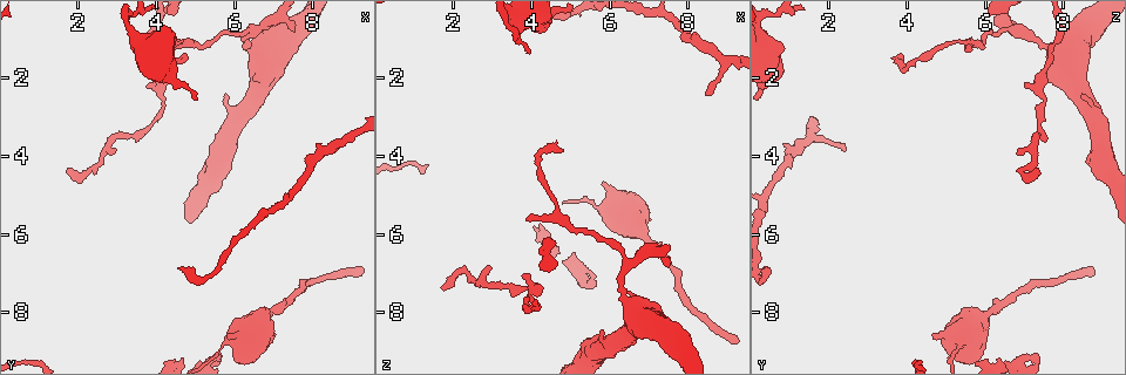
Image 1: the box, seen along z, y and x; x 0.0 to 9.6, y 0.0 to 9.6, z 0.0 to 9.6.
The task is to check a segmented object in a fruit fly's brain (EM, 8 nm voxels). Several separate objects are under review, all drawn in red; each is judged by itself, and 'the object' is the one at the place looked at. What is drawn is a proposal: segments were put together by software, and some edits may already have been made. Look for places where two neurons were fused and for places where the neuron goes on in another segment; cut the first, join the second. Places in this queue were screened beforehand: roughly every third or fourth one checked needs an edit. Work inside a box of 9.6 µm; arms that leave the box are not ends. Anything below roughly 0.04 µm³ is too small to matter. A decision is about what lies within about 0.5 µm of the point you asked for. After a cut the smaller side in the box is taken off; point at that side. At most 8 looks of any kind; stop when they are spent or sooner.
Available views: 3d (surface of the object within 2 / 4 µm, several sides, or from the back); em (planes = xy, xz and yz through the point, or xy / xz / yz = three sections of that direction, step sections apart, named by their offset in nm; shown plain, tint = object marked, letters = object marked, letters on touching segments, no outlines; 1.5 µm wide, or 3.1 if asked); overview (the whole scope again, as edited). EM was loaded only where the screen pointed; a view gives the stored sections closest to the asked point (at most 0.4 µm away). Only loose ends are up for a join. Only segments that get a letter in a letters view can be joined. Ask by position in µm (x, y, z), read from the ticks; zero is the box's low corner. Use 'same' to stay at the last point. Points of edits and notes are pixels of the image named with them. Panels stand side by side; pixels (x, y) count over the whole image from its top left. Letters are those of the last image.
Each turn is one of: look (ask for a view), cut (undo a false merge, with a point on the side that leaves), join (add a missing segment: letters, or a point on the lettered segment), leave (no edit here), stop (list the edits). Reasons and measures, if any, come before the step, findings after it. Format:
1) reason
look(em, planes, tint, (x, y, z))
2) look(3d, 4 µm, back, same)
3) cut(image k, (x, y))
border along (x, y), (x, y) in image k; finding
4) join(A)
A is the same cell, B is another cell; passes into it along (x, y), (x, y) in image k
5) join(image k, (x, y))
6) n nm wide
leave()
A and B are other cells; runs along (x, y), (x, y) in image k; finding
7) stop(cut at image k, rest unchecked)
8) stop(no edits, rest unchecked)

look(3d, 4 µm, (3.90, 1.25, 5.60))

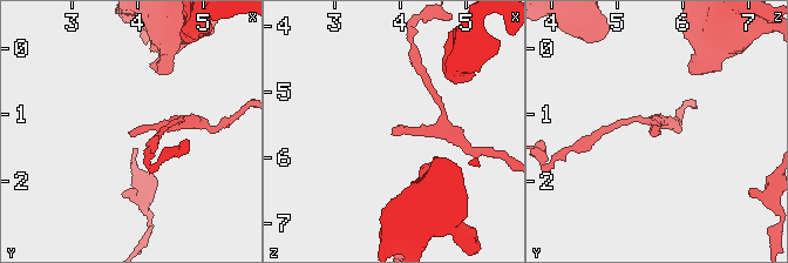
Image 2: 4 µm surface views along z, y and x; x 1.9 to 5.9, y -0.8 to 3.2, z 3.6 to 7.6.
now the EM
look(em, planes, letters, (3.90, 1.30, 5.65))

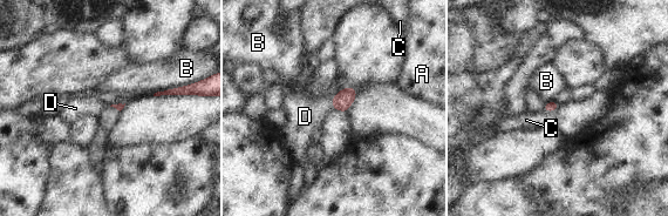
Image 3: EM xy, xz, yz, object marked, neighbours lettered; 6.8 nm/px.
join(D)
D is the same cell, A, B and C are other cells; passes into it along (342, 100), (333, 102), (305, 116) in image 3; the neuron continues

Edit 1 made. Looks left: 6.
thick turns thin
look(3d, 2 µm, (4.10, 2.60, 7.55))

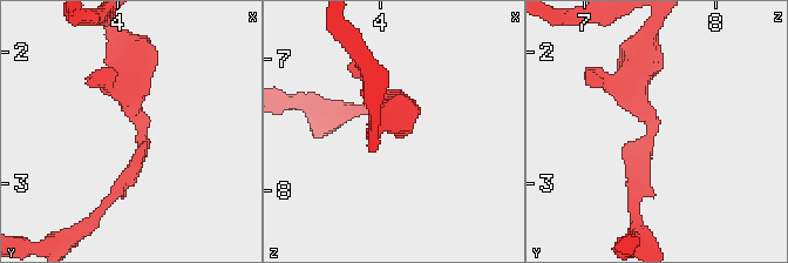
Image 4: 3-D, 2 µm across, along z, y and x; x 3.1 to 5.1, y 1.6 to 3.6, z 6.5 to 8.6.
now the EM
look(em, xy, step 4, tint, (4.14, 2.56, 7.50))

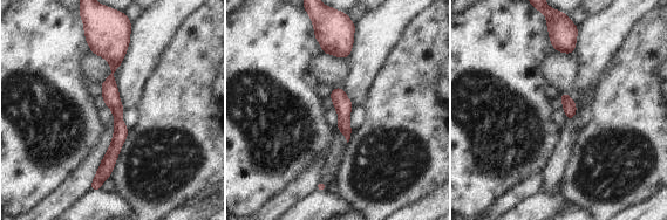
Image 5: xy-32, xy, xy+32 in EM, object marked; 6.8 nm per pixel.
look(em, planes, letters, same)

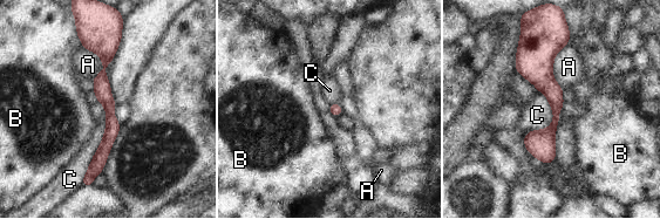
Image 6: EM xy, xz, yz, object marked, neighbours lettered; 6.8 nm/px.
80 nm wide
leave()
A, B and C are other cells; border along (104, 109), (106, 131), (81, 185) in image 6; continuous, no second neuron

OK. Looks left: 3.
an open end
look(em, planes, letters, (8.50, 3.80, 2.40))

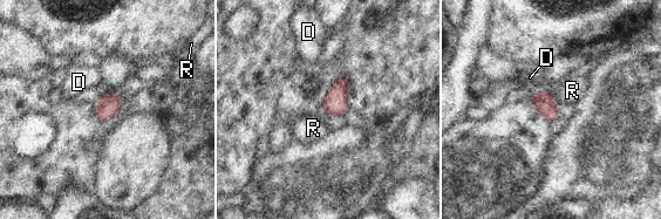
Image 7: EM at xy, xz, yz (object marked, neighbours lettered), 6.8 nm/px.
leave()
D and R are other cells; no lettered segment goes on from it

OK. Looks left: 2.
stop(join at image 3, rest unchecked)

